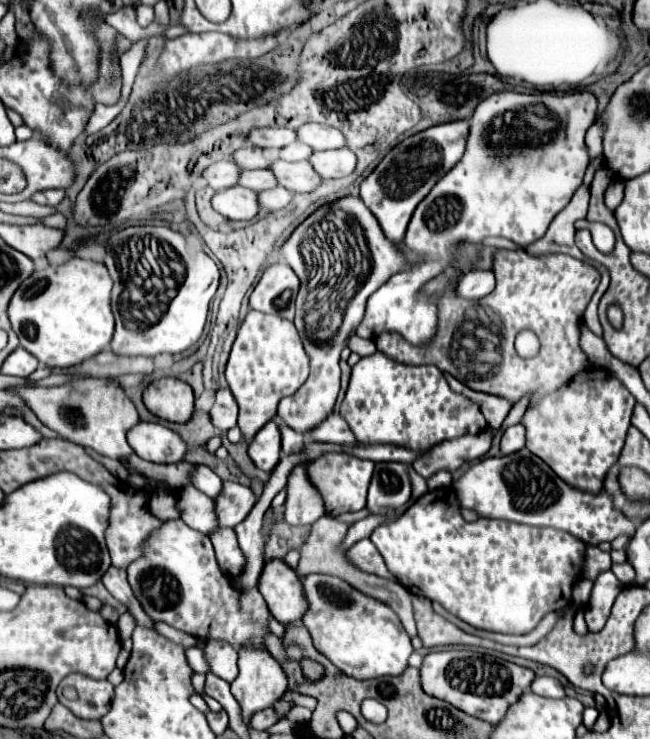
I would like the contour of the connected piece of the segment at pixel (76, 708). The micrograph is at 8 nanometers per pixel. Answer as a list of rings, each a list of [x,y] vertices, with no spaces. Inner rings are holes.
[[[69,674],[59,684],[57,694],[59,694],[59,702],[65,704],[75,716],[87,718],[87,720],[99,720],[111,708],[115,686],[109,680],[95,680],[85,674]],[[65,686],[73,686],[77,690],[75,700],[69,700],[63,696]]]

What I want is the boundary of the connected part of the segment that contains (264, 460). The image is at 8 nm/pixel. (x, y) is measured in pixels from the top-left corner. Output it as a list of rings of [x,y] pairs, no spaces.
[[[275,422],[265,424],[249,444],[249,458],[253,464],[265,472],[271,472],[279,462],[281,436]]]

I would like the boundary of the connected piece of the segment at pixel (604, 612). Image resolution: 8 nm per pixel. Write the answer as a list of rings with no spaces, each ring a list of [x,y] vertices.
[[[601,572],[595,578],[591,600],[585,606],[585,622],[591,632],[599,632],[605,626],[617,592],[621,592],[621,582],[613,576],[613,572]]]

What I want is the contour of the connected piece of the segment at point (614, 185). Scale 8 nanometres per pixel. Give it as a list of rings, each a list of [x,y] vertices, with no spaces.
[[[613,180],[609,184],[607,192],[605,192],[605,206],[613,212],[619,206],[621,200],[623,200],[623,182],[621,180]]]

